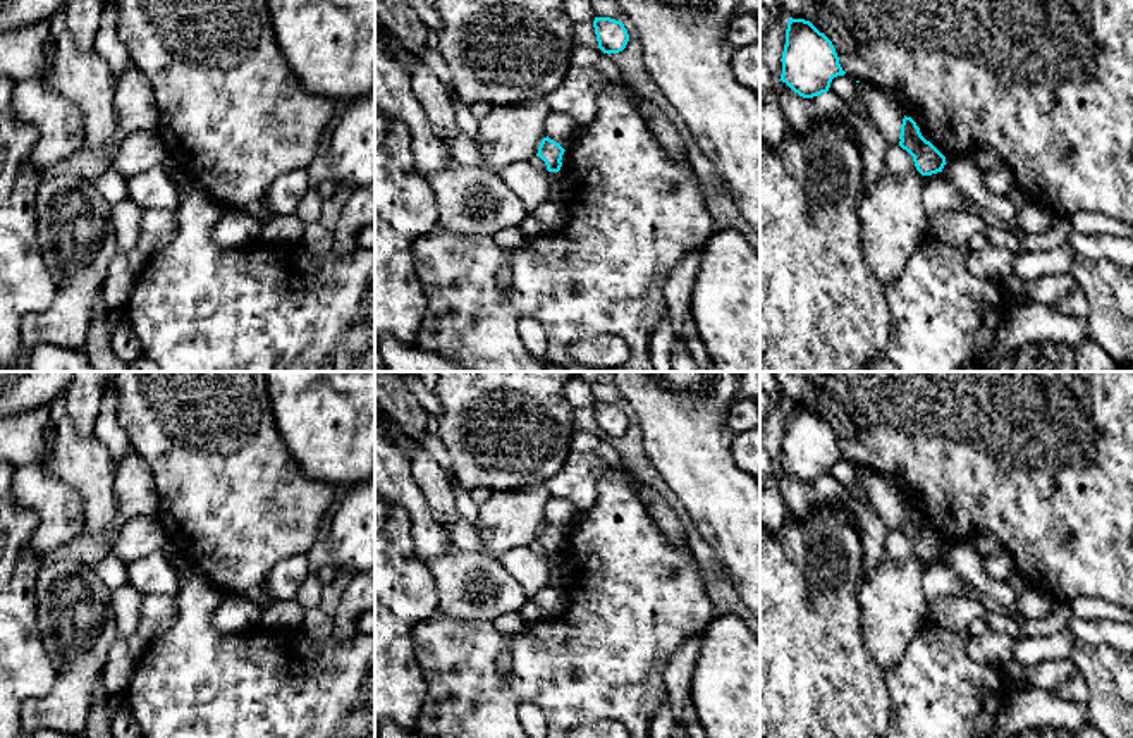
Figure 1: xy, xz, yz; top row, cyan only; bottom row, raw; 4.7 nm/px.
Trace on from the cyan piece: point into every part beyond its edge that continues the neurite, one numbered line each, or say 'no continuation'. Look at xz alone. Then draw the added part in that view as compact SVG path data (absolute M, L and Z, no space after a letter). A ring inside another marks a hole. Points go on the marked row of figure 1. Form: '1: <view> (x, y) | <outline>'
no continuation

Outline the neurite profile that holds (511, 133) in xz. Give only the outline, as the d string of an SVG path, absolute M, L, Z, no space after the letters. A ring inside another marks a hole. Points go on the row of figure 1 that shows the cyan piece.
M547 98L492 105L492 110L480 119L475 138L483 167L500 172L511 163L530 162L547 138L545 120L550 112Z

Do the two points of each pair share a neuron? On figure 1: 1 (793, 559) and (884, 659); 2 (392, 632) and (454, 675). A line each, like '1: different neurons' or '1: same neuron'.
1: different neurons
2: different neurons

